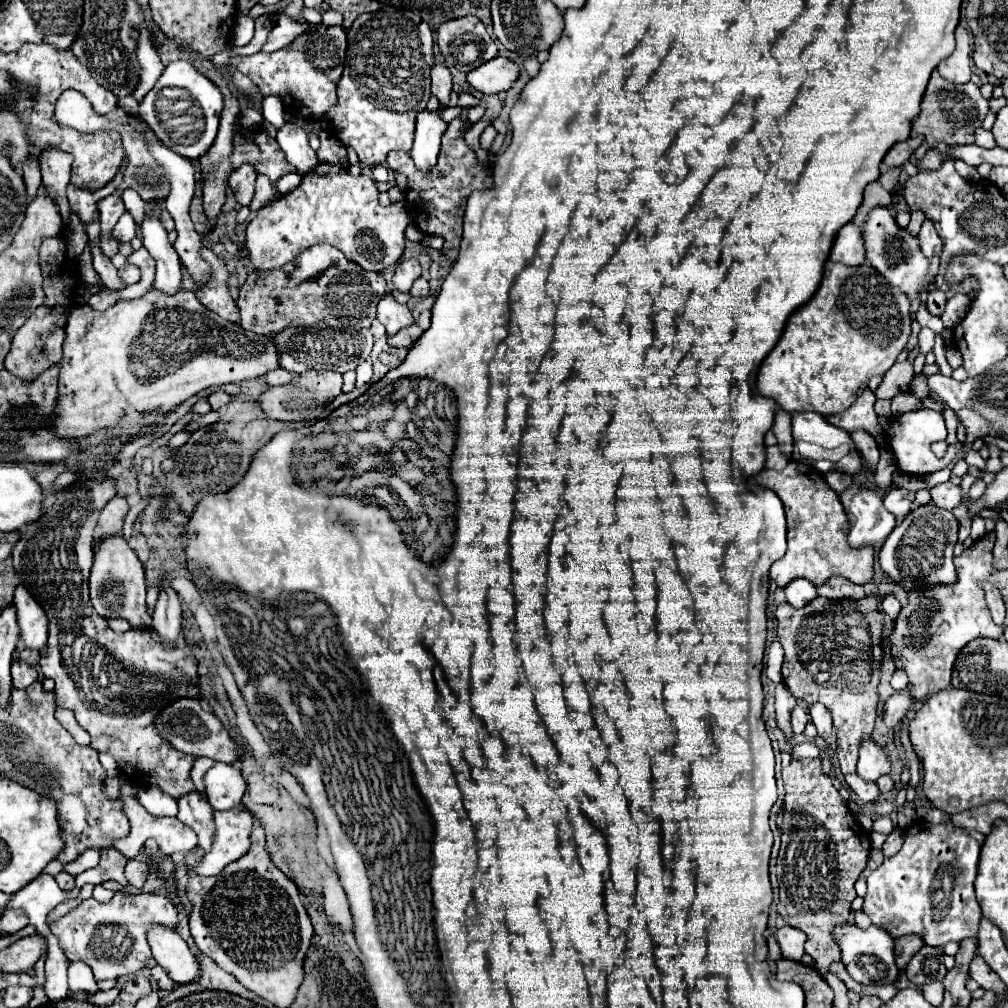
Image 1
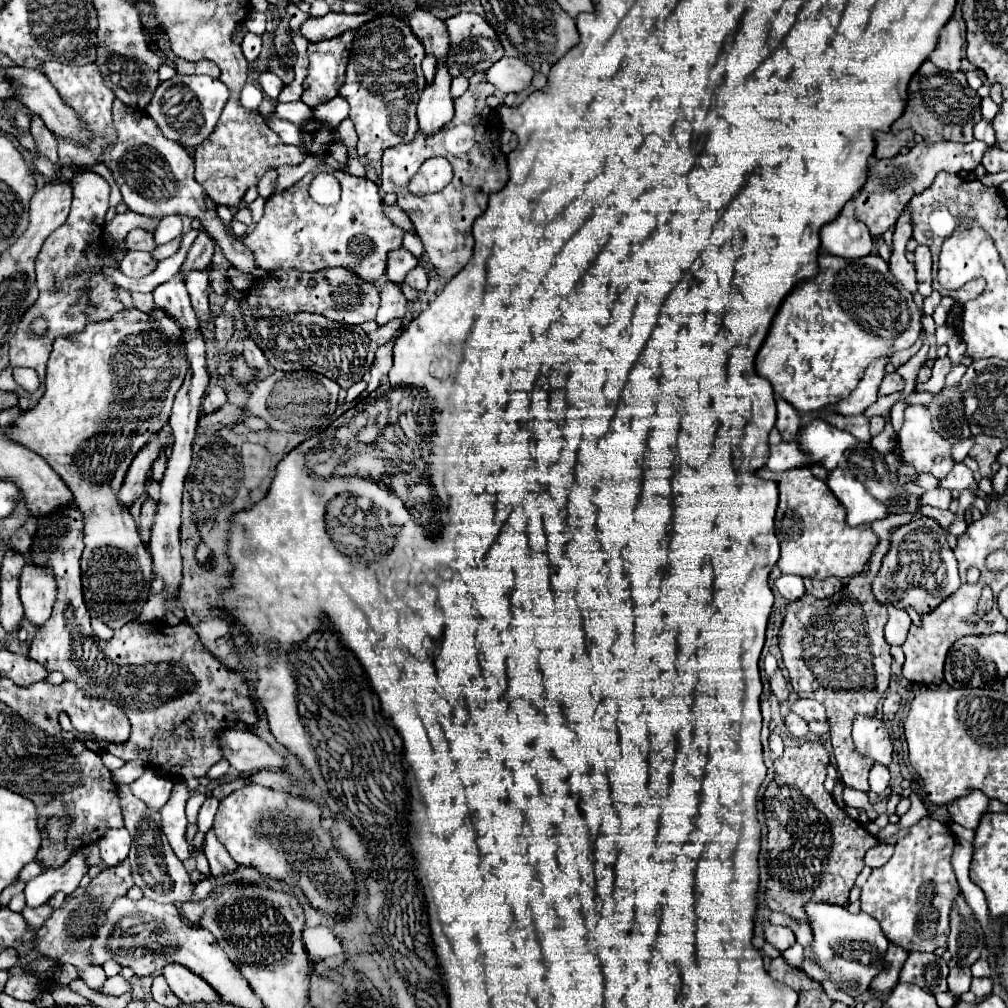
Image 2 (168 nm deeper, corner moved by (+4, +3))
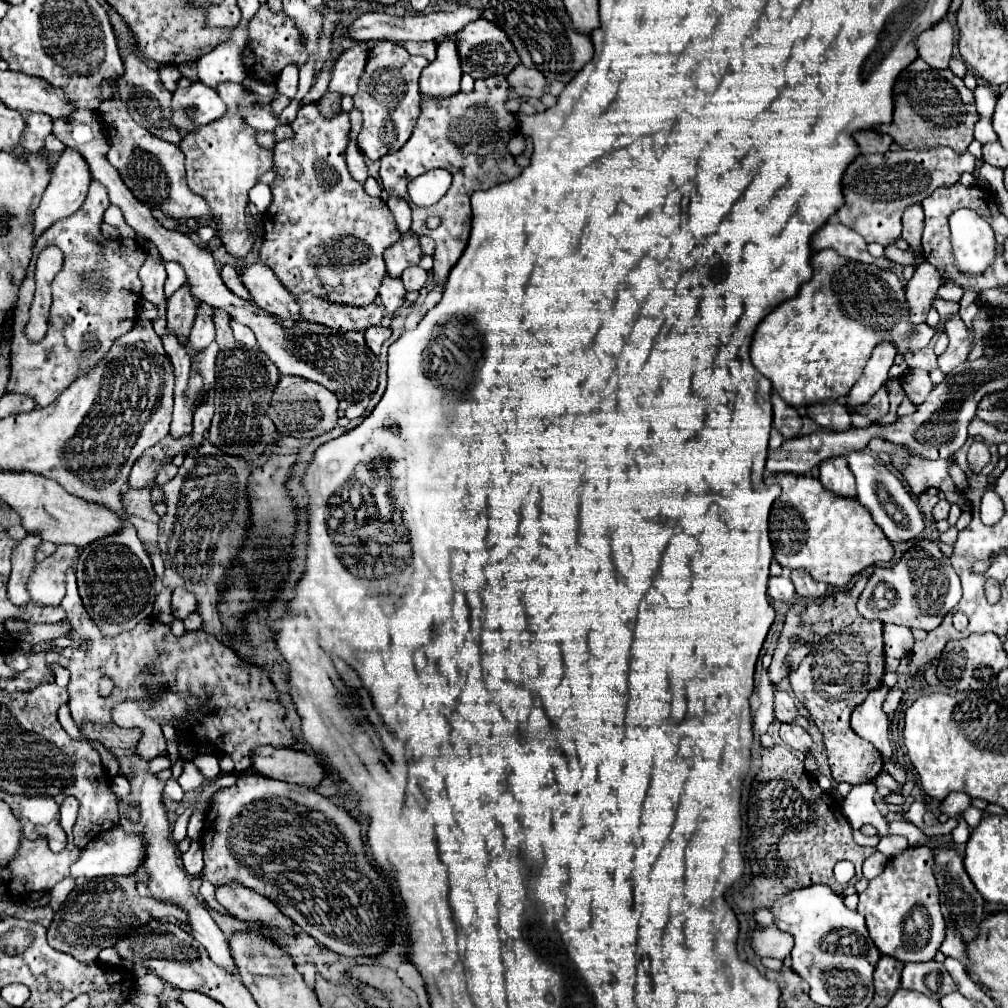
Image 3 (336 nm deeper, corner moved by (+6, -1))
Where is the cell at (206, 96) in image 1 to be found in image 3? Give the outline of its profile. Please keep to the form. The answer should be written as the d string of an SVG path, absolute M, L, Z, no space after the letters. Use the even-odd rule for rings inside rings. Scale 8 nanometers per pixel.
M196 82L188 88L178 88L172 98L172 122L180 134L192 132L198 126L210 124L224 116L224 102L216 90Z

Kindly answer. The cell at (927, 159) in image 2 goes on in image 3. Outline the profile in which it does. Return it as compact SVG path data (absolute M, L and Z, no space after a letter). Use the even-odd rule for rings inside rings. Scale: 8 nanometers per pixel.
M946 146L860 154L848 164L842 176L844 204L836 216L844 226L856 230L866 242L890 246L902 236L904 210L912 204L920 204L940 186L954 186L960 180L960 174L974 172L974 162L976 158L972 154L956 154Z

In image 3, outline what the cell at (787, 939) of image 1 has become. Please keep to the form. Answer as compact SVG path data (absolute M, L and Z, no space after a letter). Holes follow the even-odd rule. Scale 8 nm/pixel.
M776 926L756 928L750 938L750 946L758 956L770 956L770 958L786 958L792 950L794 940L790 934L782 934L776 930Z

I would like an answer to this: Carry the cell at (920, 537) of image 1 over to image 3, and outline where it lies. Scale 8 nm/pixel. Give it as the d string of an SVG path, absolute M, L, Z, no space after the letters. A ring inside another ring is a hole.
M924 540L910 548L896 566L874 568L874 574L860 594L856 608L866 620L880 620L884 624L892 622L930 632L940 626L944 616L958 604L960 598L960 578L950 566L950 560L938 550L934 542Z

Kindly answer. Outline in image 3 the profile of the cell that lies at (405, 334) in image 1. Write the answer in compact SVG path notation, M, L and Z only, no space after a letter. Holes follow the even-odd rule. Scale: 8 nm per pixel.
M374 326L374 328L368 328L368 330L364 332L364 338L366 338L368 348L370 348L374 354L380 354L380 348L382 348L382 344L390 338L390 334L392 334L390 328Z

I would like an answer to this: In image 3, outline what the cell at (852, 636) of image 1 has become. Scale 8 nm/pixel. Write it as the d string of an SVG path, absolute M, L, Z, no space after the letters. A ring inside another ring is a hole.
M860 576L858 582L848 590L848 592L834 592L824 596L820 602L814 602L806 610L806 624L814 626L818 630L818 638L814 638L814 654L808 654L802 660L802 666L798 670L790 672L790 686L794 696L800 700L800 704L810 712L810 720L818 726L818 730L824 736L824 746L828 754L828 766L832 772L832 778L836 782L848 782L852 786L872 782L884 766L884 760L880 752L864 738L860 738L852 728L850 728L850 714L852 710L864 702L866 694L882 684L884 676L884 648L882 648L882 622L870 622L862 618L856 610L856 600L862 594L866 584L866 578Z

